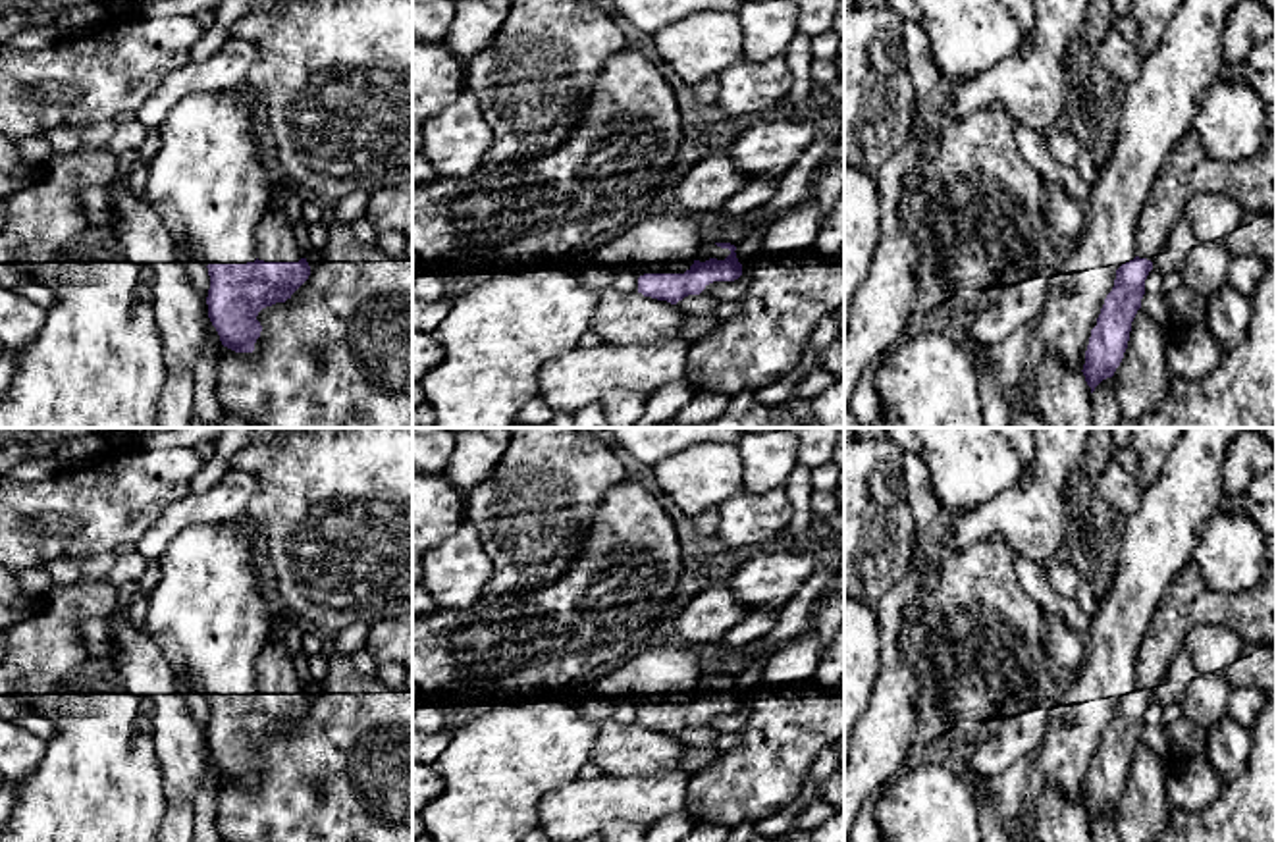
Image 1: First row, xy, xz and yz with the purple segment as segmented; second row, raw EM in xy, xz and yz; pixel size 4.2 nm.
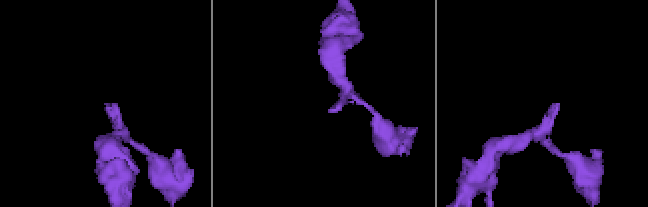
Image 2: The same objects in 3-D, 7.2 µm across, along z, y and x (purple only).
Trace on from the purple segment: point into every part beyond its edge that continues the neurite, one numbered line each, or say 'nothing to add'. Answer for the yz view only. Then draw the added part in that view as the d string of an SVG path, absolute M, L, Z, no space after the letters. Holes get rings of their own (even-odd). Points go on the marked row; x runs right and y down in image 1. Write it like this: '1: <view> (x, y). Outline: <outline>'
1: yz (1188, 170). Outline: M1193 129L1187 131L1153 179L1137 220L1137 256L1153 262L1189 200L1210 191L1236 198L1247 214L1276 214L1276 148L1220 162L1207 154Z

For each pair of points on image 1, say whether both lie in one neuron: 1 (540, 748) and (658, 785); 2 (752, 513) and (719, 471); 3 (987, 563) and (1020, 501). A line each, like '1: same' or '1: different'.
1: different
2: different
3: different

